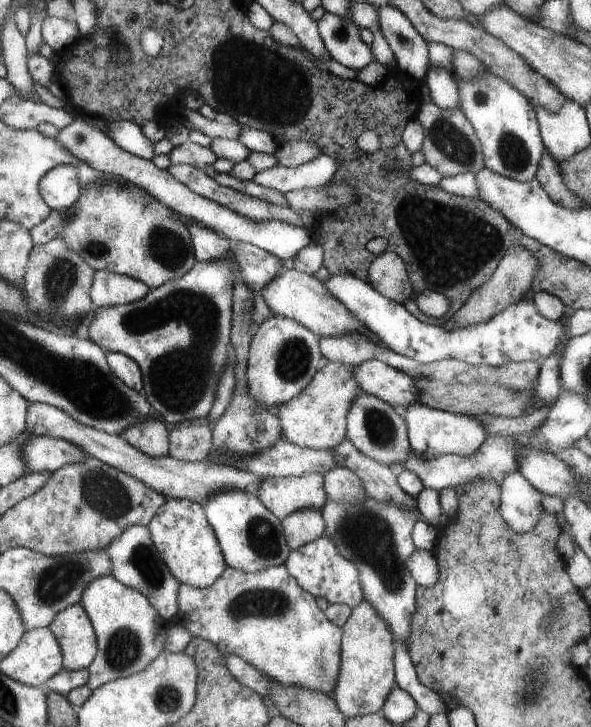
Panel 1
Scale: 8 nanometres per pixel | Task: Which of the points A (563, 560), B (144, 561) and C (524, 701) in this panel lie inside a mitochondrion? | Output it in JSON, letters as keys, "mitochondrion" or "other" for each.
{"A":"other","B":"mitochondrion","C":"mitochondrion"}

